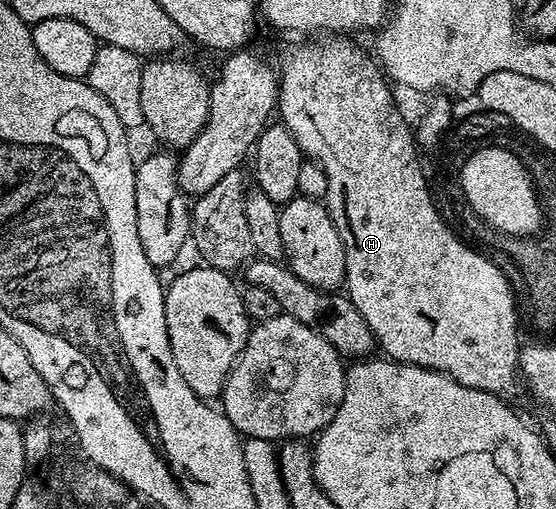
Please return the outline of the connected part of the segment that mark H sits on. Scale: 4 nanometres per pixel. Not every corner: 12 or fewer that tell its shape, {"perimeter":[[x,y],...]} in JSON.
{"perimeter":[[328,34],[278,116],[379,351],[509,398],[503,268],[432,201],[381,65]]}

